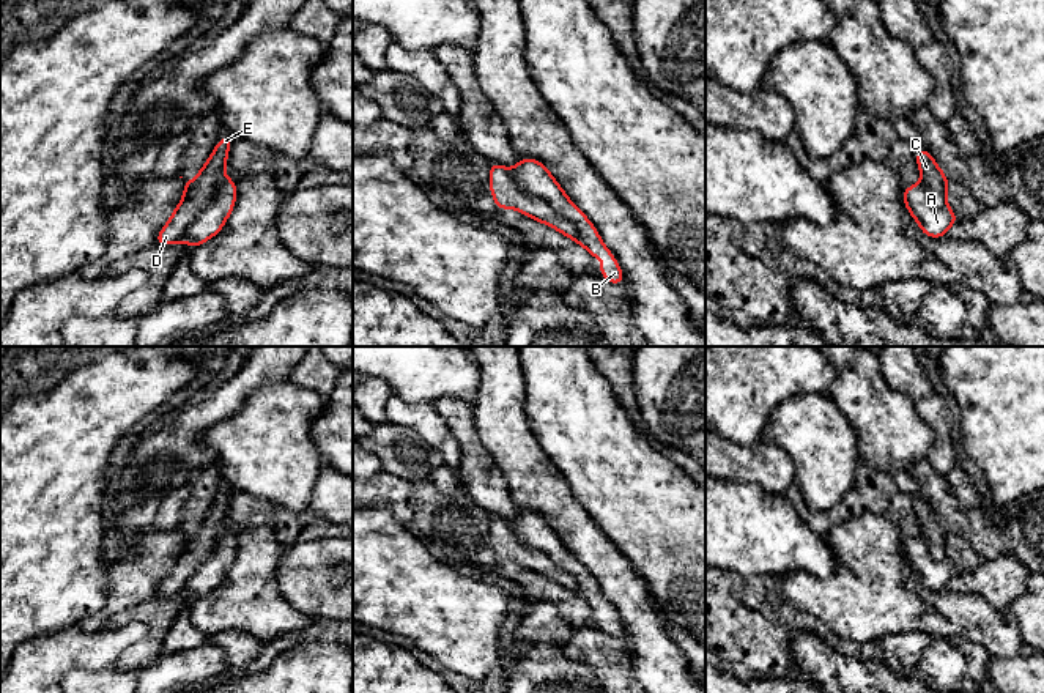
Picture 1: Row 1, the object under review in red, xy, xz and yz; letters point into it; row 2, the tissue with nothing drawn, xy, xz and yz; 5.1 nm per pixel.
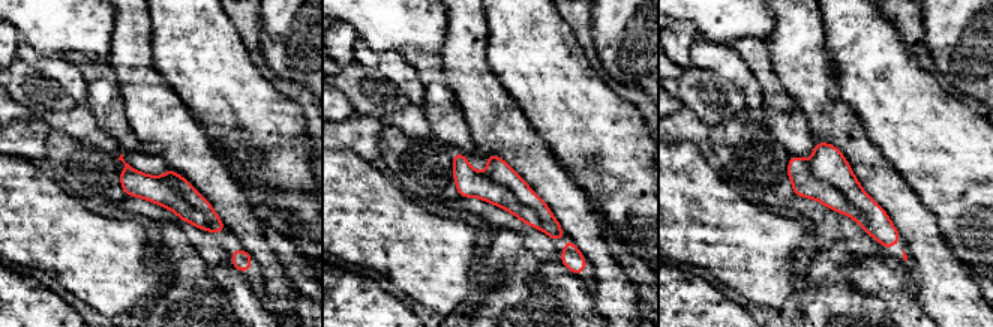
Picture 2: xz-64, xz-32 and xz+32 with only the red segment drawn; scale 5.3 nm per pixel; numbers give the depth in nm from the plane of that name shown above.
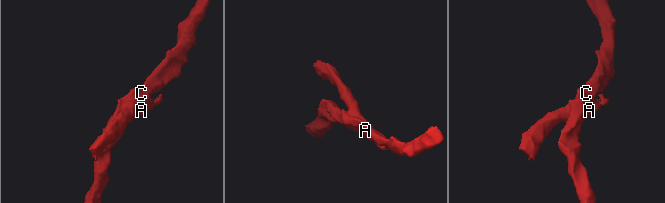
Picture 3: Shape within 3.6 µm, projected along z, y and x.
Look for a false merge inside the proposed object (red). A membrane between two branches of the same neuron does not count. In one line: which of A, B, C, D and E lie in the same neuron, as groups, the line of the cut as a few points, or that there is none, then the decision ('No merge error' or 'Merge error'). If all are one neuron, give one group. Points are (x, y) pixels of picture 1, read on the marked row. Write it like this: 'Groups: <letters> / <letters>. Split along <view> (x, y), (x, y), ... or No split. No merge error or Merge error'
Groups: A B / C D E. Split along xz (510, 170), (520, 188), (542, 197), (573, 226), (573, 238). Merge error

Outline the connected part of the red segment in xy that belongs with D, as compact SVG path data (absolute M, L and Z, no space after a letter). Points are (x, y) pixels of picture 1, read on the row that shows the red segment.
M224 134L213 150L209 159L197 173L194 181L184 181L184 195L167 224L159 232L154 244L168 246L181 239L186 228L205 211L213 202L217 187L227 180L224 169L227 165L231 135Z

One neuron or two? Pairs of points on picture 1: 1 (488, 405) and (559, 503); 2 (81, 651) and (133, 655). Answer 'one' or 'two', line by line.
1: one
2: two

